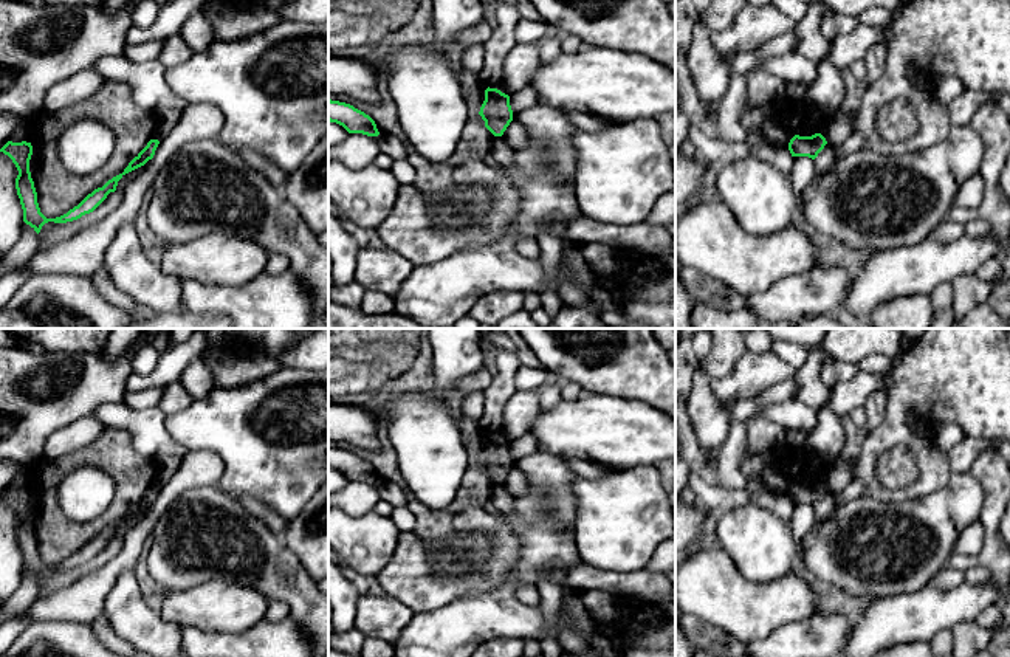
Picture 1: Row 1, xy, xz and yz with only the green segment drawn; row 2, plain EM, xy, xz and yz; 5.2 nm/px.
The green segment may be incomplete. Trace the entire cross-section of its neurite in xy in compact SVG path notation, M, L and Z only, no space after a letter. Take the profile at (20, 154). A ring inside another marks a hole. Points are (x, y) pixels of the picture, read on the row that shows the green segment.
M150 139L147 146L129 163L129 166L124 169L122 174L113 177L108 180L102 187L94 189L91 194L88 194L77 206L70 209L67 214L56 217L56 218L46 218L39 208L37 203L37 192L34 187L34 181L31 178L29 172L29 160L33 155L33 146L31 143L22 141L22 143L12 143L8 141L0 152L8 155L12 163L15 164L19 175L15 178L15 189L17 195L20 198L20 205L23 209L23 222L29 225L37 234L40 232L42 226L48 222L54 223L67 223L81 218L85 214L93 212L110 192L116 191L118 181L129 172L144 166L149 160L153 158L155 150L158 147L158 139Z

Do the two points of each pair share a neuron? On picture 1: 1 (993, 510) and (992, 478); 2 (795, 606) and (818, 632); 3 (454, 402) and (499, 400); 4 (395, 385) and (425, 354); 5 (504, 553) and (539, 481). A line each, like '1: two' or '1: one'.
1: one
2: two
3: two
4: one
5: two

